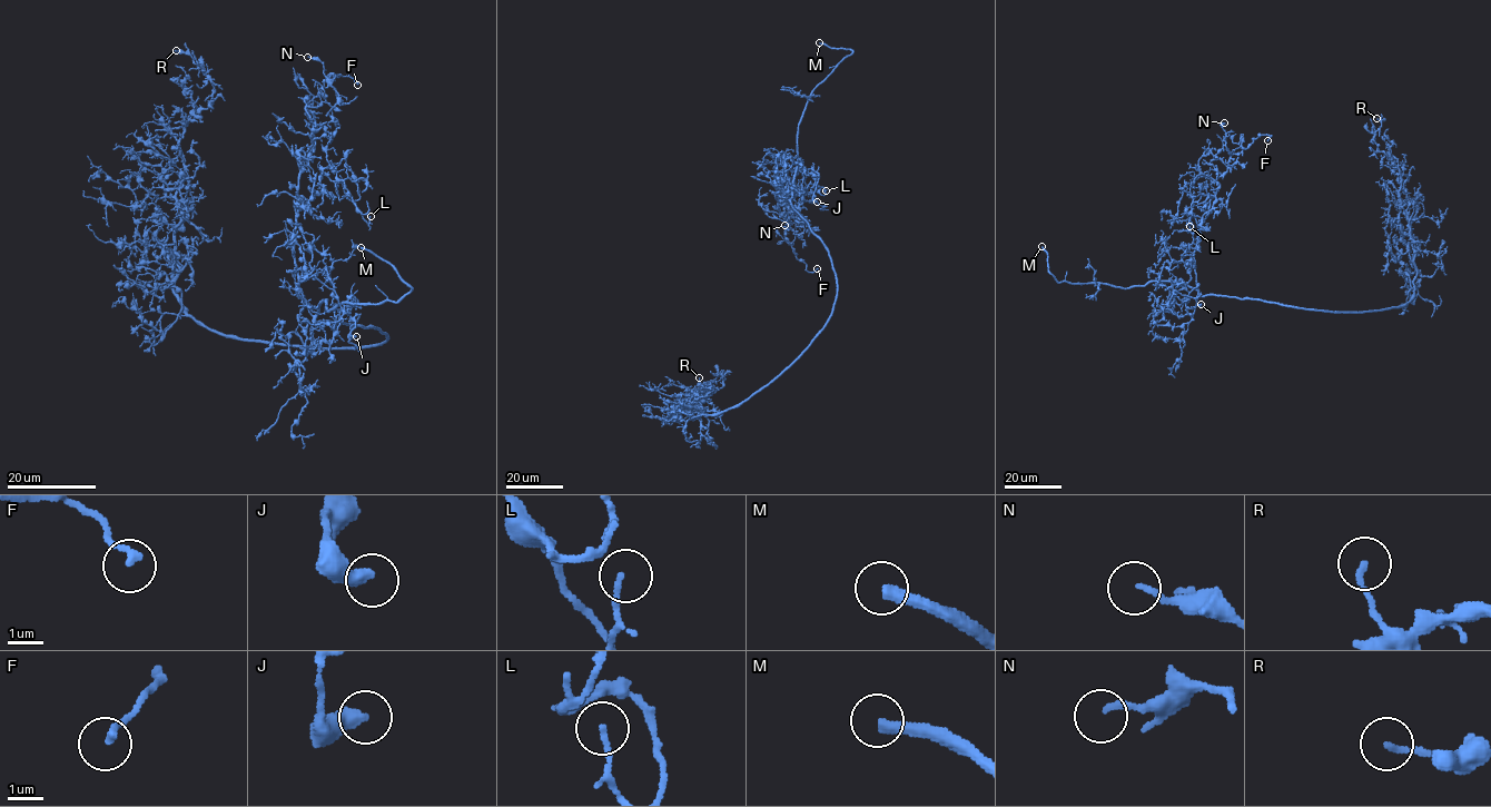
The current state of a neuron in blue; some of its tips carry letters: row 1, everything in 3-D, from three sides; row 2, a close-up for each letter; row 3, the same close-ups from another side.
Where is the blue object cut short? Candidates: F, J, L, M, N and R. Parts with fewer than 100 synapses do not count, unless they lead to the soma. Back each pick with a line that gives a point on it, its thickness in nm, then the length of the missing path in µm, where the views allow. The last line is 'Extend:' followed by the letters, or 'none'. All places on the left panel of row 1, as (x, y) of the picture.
M: (361, 247) | 360 nm | 10 µm
Extend: M

